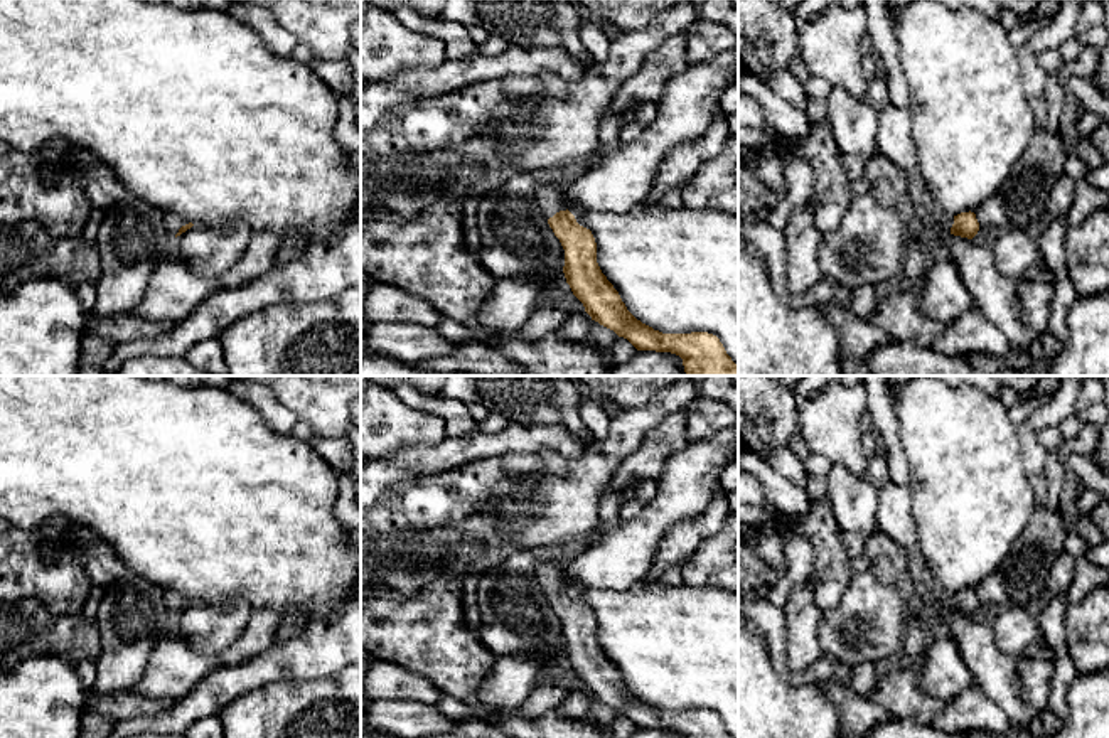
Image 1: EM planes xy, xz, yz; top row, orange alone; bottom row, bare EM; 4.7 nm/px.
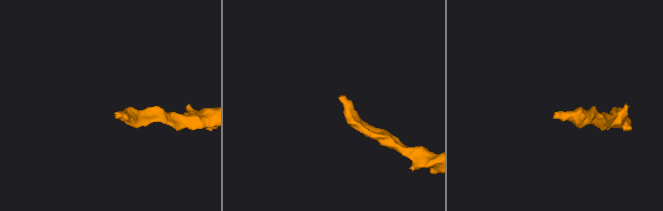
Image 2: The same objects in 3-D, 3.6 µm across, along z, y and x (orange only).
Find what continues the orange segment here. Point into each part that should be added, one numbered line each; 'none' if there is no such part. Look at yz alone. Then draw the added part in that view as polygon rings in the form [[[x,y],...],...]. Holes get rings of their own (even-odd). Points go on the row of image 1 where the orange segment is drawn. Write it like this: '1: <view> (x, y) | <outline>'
1: yz (894, 125) | [[[888,104],[876,113],[876,143],[880,153],[890,158],[907,175],[908,199],[922,227],[934,233],[951,233],[954,216],[946,214],[929,192],[912,140],[912,118],[907,108]]]

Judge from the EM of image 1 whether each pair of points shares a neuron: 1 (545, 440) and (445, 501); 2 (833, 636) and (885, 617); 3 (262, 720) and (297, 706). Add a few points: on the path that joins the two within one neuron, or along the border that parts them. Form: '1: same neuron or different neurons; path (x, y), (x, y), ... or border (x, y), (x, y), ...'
1: different neurons; border (560, 454), (535, 450), (491, 455), (482, 460)
2: same neuron; path (846, 632), (863, 627), (872, 619)
3: same neuron; path (270, 720), (283, 720), (289, 715)

